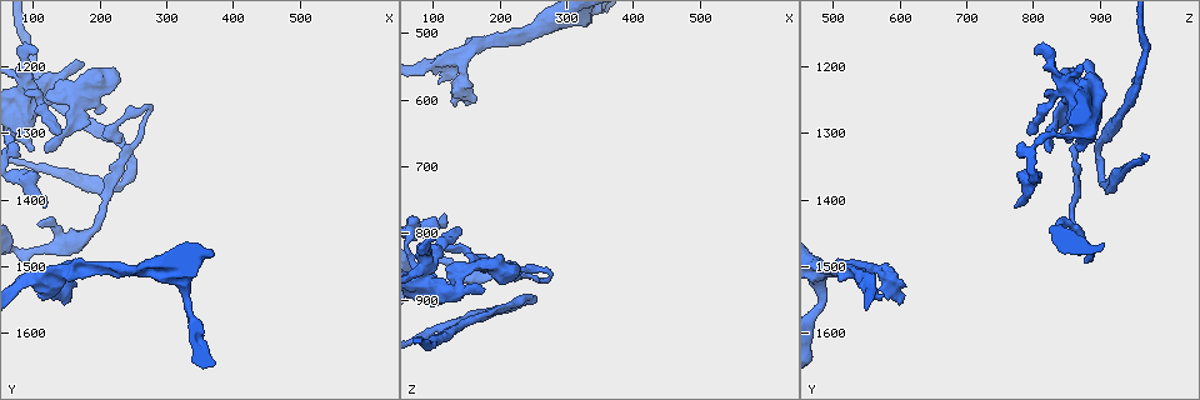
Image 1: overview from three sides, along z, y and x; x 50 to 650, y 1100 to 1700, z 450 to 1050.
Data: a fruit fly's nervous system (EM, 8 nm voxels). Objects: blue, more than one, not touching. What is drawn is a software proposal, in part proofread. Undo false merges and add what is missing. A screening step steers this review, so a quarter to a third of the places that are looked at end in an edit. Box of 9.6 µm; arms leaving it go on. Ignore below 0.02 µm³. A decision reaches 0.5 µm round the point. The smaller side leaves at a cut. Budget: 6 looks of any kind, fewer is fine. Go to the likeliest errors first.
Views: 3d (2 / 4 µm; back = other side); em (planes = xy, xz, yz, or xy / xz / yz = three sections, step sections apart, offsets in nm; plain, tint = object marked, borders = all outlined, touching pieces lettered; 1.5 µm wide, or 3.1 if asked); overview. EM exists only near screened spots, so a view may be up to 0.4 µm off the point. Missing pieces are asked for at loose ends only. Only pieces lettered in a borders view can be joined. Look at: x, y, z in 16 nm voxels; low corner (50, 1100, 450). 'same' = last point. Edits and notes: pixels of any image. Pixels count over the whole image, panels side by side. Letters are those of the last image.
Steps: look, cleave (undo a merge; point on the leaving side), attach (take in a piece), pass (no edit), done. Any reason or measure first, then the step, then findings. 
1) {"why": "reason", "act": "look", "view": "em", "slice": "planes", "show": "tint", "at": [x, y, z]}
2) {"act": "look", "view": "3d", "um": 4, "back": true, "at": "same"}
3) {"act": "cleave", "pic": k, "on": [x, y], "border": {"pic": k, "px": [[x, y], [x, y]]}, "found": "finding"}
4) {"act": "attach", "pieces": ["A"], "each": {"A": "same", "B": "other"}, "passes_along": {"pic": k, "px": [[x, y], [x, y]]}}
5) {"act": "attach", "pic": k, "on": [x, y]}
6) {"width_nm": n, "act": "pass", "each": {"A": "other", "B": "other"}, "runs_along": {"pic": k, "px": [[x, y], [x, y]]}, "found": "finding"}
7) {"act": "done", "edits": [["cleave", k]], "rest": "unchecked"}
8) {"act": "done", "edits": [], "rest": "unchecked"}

{"why": "long arm stops here", "act": "look", "view": "em", "slice": "yz", "step": 4, "show": "tint", "at": [120, 1410, 770]}

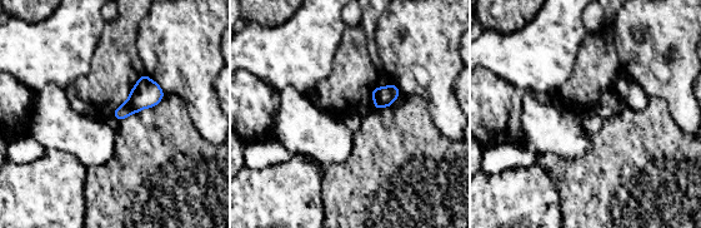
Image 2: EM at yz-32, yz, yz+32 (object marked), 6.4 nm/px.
{"why": "another direction", "act": "look", "view": "em", "slice": "planes", "show": "borders", "at": "same"}

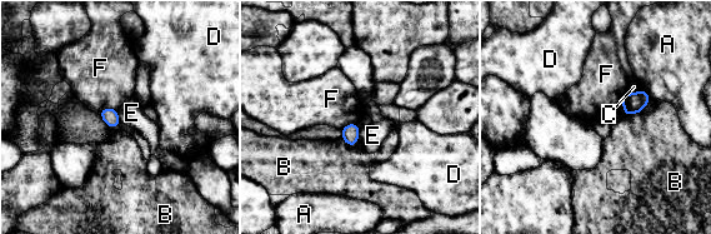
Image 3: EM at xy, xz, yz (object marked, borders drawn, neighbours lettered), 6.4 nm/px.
{"act": "pass", "each": {"A": "other", "B": "other", "C": "other", "D": "other", "E": "other", "F": "other"}, "border": {"pic": 3, "px": [[116, 111], [104, 108], [99, 114]]}, "found": "no lettered piece goes on from it"}

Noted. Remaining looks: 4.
{"why": "an open end", "act": "look", "view": "em", "slice": "planes", "show": "tint", "at": [100, 1170, 800]}

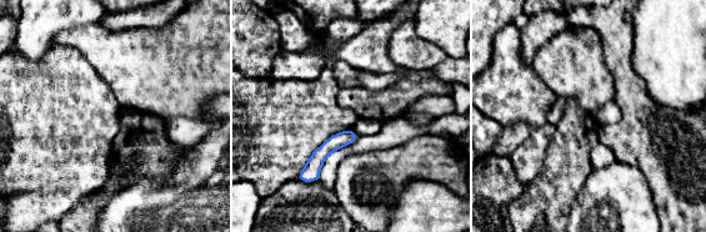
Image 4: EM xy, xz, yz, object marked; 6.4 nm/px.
{"why": "see the neighbours", "act": "look", "view": "em", "slice": "planes", "show": "borders", "at": "same"}

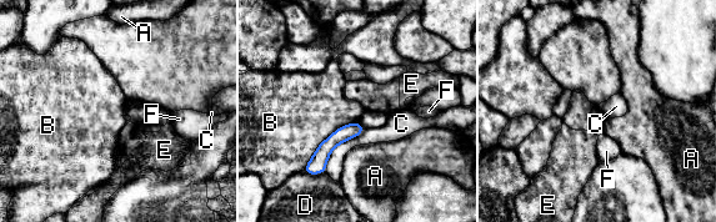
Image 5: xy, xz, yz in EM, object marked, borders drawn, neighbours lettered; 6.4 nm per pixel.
{"act": "pass", "each": {"A": "other", "B": "other", "C": "other", "D": "other", "E": "other", "F": "other"}, "runs_along": {"pic": 5, "px": [[359, 129], [340, 135], [310, 168]]}, "found": "no lettered piece goes on from it"}

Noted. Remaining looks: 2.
{"why": "a fork", "act": "look", "view": "em", "slice": "planes", "show": "tint", "at": [135, 1510, 540]}

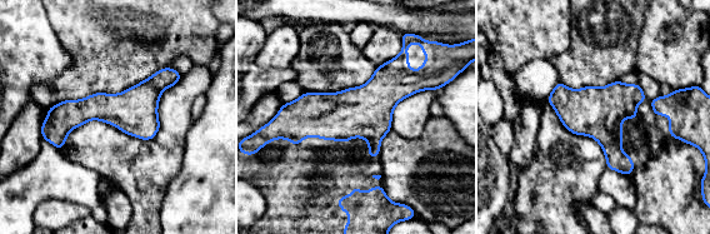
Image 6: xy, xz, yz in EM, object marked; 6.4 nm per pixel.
{"why": "see the neighbours", "act": "look", "view": "em", "slice": "planes", "show": "borders", "at": "same"}

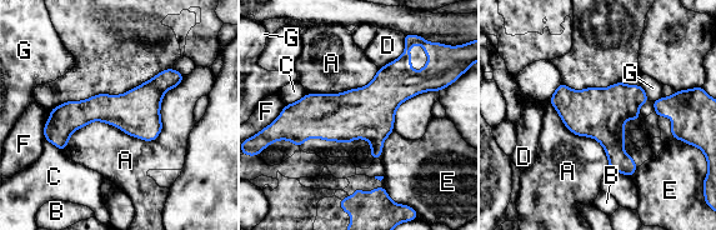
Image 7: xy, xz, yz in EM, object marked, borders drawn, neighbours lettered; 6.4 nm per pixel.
{"longest_contact_nm": ["A", 900], "act": "pass", "each": {"A": "other", "B": "other", "C": "other", "D": "other", "E": "other", "F": "other", "G": "other"}, "found": "one neuron here"}

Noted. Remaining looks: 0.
{"act": "done", "edits": [], "rest": "unchecked"}

